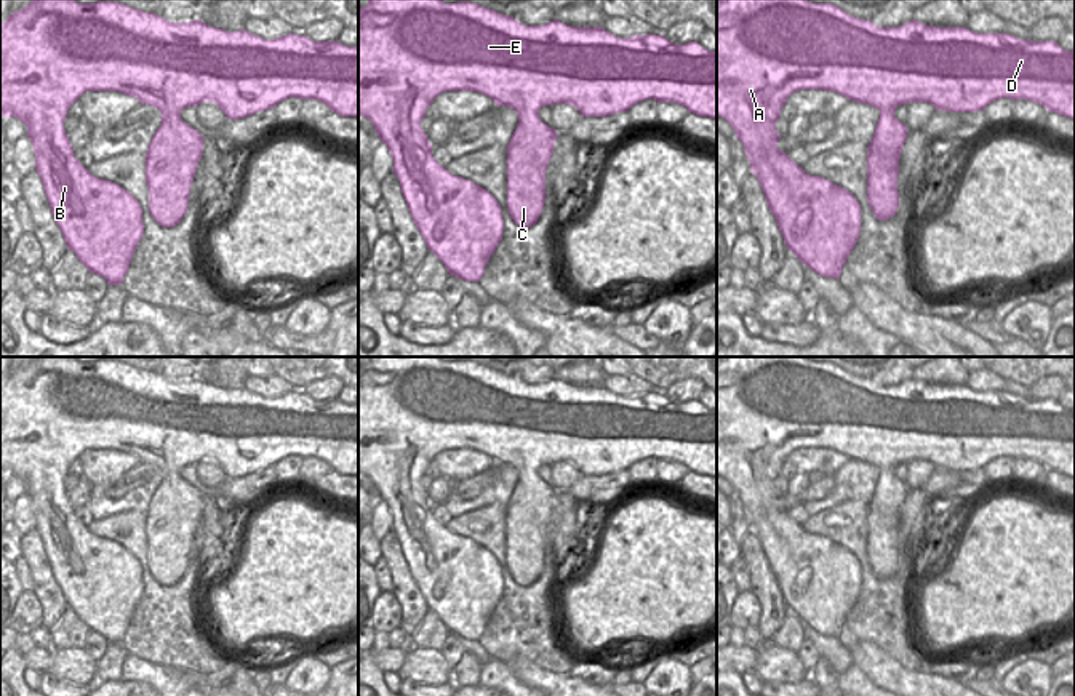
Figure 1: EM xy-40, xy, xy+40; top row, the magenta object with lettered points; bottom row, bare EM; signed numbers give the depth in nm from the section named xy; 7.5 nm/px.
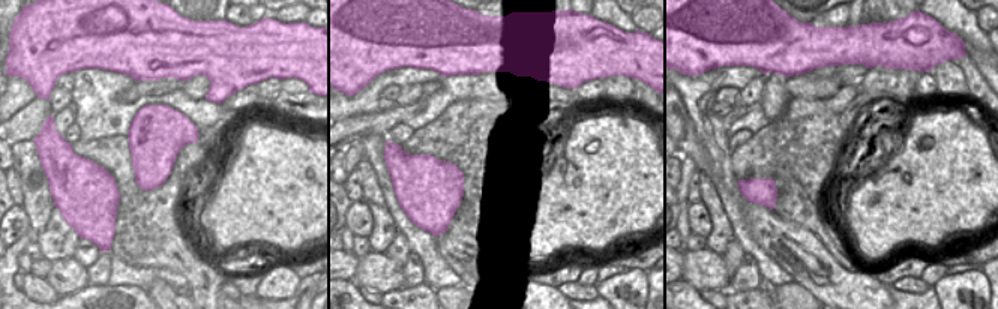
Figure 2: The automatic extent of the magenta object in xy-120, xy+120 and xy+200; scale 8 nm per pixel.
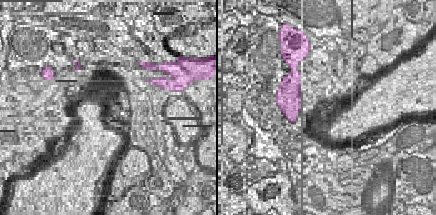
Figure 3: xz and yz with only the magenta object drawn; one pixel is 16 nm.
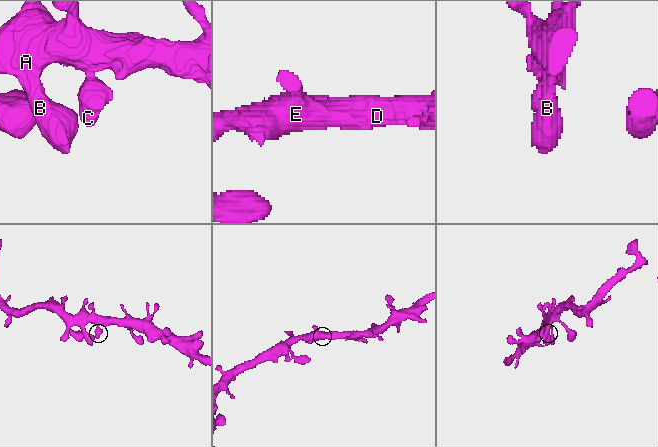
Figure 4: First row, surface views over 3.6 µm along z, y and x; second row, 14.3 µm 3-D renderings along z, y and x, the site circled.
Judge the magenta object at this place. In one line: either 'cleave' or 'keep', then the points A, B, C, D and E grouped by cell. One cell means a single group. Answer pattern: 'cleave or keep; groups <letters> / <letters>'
keep; groups A B C D E

